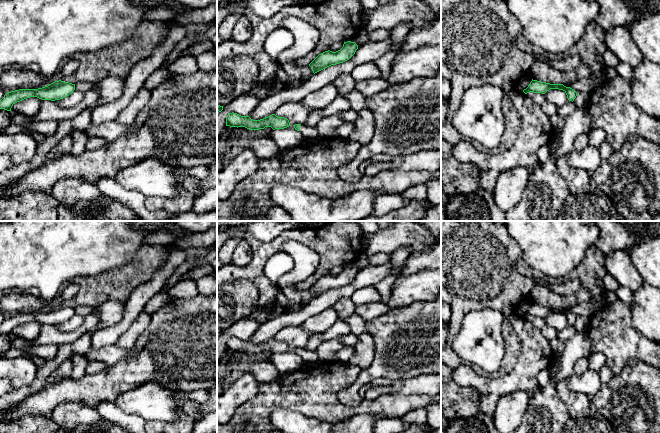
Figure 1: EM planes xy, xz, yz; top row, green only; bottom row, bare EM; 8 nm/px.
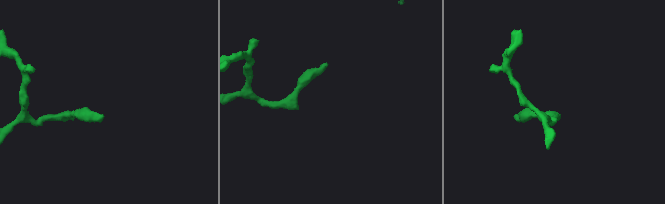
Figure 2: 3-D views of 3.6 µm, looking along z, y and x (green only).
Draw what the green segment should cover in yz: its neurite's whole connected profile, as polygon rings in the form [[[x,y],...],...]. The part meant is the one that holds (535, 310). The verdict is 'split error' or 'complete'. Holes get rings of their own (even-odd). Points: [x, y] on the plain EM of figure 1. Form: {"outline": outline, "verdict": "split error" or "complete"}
{"outline": [[[533,303],[530,306],[529,310],[523,314],[523,316],[525,318],[529,316],[545,318],[550,313],[563,314],[566,317],[568,324],[572,326],[577,320],[577,316],[574,313],[570,311],[566,311],[563,308],[550,308],[550,307],[540,306]]], "verdict": "complete"}

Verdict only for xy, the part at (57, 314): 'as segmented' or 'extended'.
as segmented

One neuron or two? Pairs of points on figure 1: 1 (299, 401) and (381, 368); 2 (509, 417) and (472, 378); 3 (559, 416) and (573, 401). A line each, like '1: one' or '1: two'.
1: two
2: two
3: two

